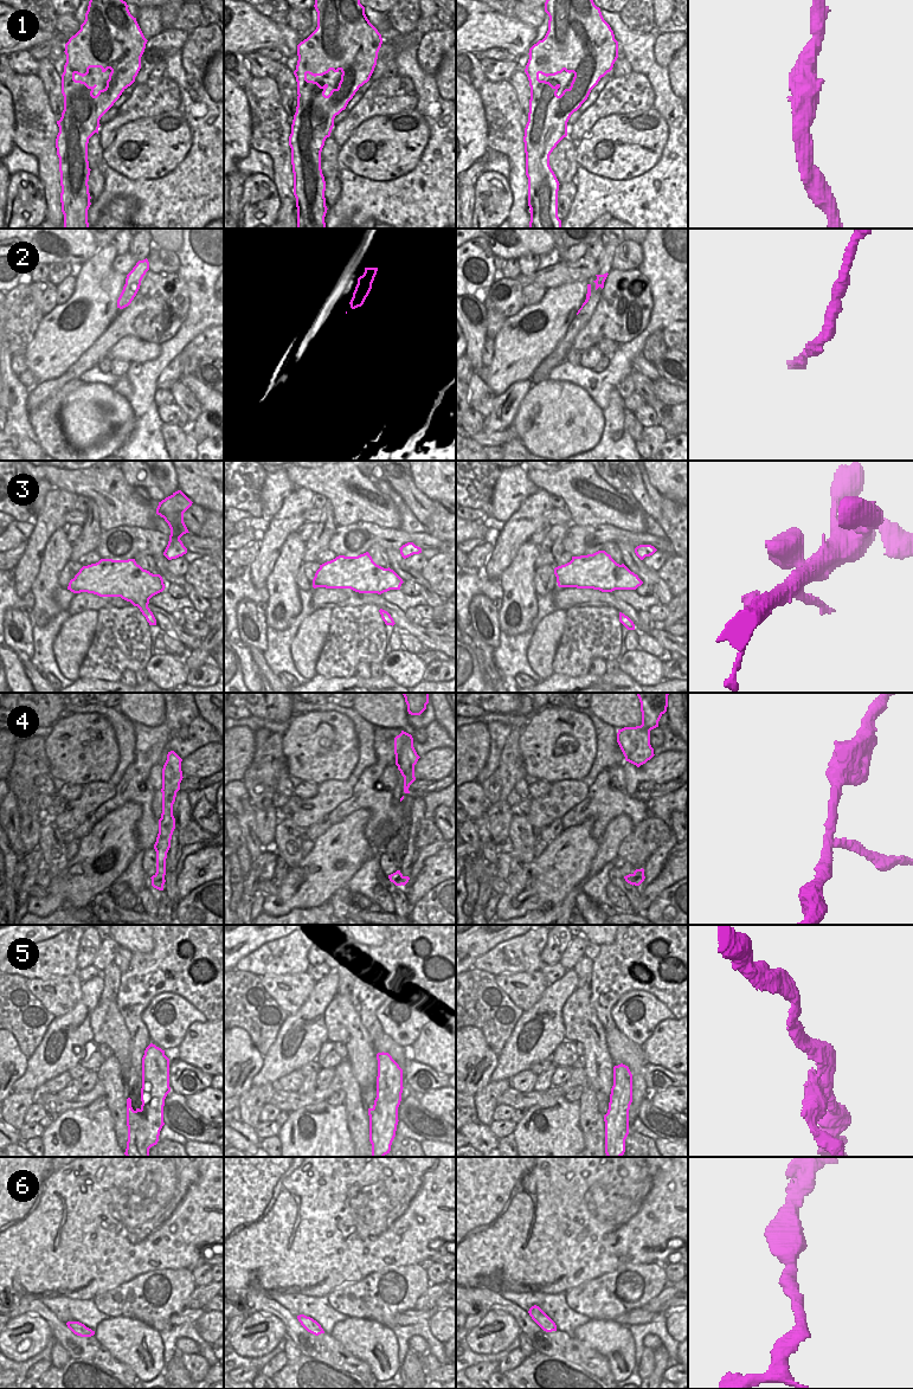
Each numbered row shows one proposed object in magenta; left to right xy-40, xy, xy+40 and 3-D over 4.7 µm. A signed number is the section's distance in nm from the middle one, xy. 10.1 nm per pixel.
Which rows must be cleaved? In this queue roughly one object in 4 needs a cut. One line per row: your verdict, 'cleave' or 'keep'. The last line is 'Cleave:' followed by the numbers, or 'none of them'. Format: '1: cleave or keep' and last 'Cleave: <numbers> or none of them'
1: keep
2: keep
3: keep
4: cleave
5: cleave
6: keep
Cleave: 4, 5

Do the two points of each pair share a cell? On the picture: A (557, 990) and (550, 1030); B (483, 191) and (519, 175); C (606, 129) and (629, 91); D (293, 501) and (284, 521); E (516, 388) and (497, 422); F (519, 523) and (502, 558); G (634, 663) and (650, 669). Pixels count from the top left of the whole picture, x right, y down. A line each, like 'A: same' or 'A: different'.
A: same
B: different
C: different
D: same
E: same
F: same
G: same

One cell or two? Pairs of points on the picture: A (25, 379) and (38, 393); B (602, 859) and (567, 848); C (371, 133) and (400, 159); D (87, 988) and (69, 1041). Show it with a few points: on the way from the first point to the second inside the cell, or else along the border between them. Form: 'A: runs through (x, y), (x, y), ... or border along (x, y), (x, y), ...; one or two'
A: border along (38, 384), (30, 388); two
B: border along (599, 841), (586, 878); two
C: runs through (379, 139), (385, 139), (392, 150); one
D: runs through (87, 1001), (74, 1028); one

